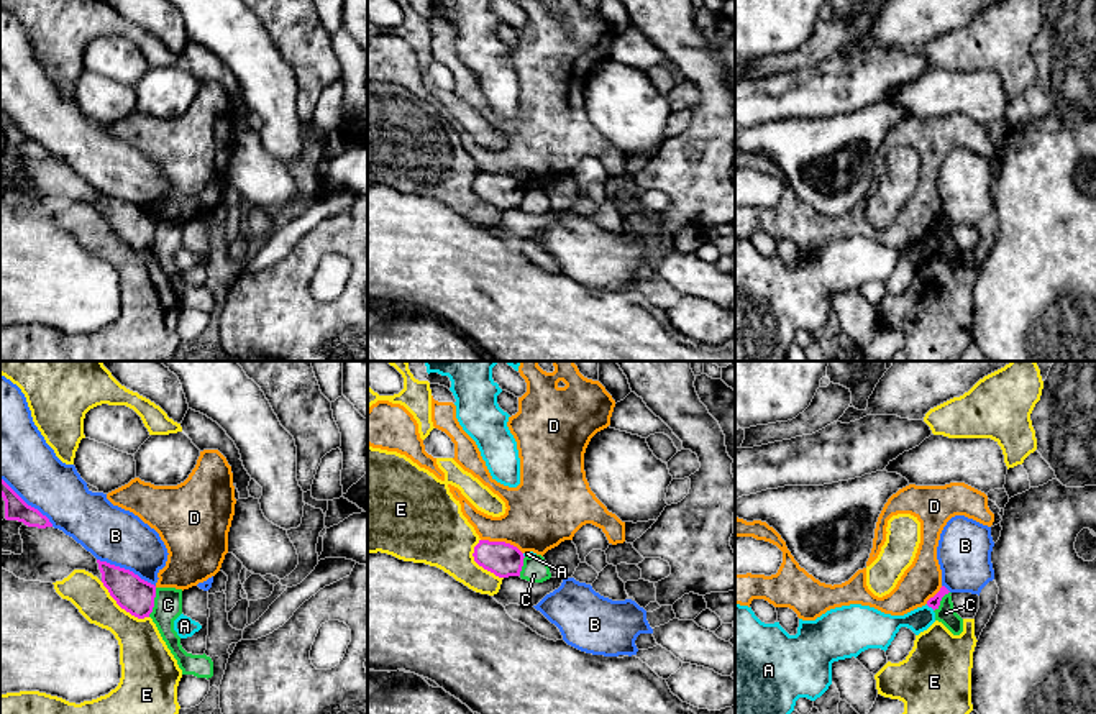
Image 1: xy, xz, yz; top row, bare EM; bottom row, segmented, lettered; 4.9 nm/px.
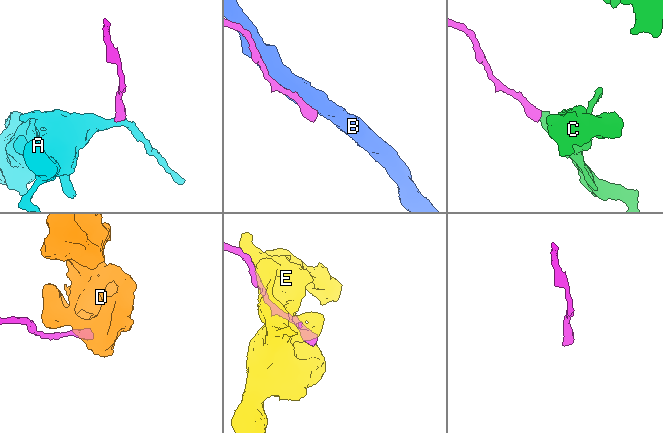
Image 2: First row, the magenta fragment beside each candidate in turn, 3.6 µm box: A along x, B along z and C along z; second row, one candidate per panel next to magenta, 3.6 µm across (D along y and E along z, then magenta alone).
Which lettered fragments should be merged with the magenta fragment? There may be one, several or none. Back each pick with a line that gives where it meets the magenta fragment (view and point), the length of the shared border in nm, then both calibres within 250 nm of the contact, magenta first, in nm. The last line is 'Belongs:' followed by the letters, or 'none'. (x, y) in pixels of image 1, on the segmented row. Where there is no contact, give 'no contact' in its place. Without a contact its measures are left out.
Belongs: none

